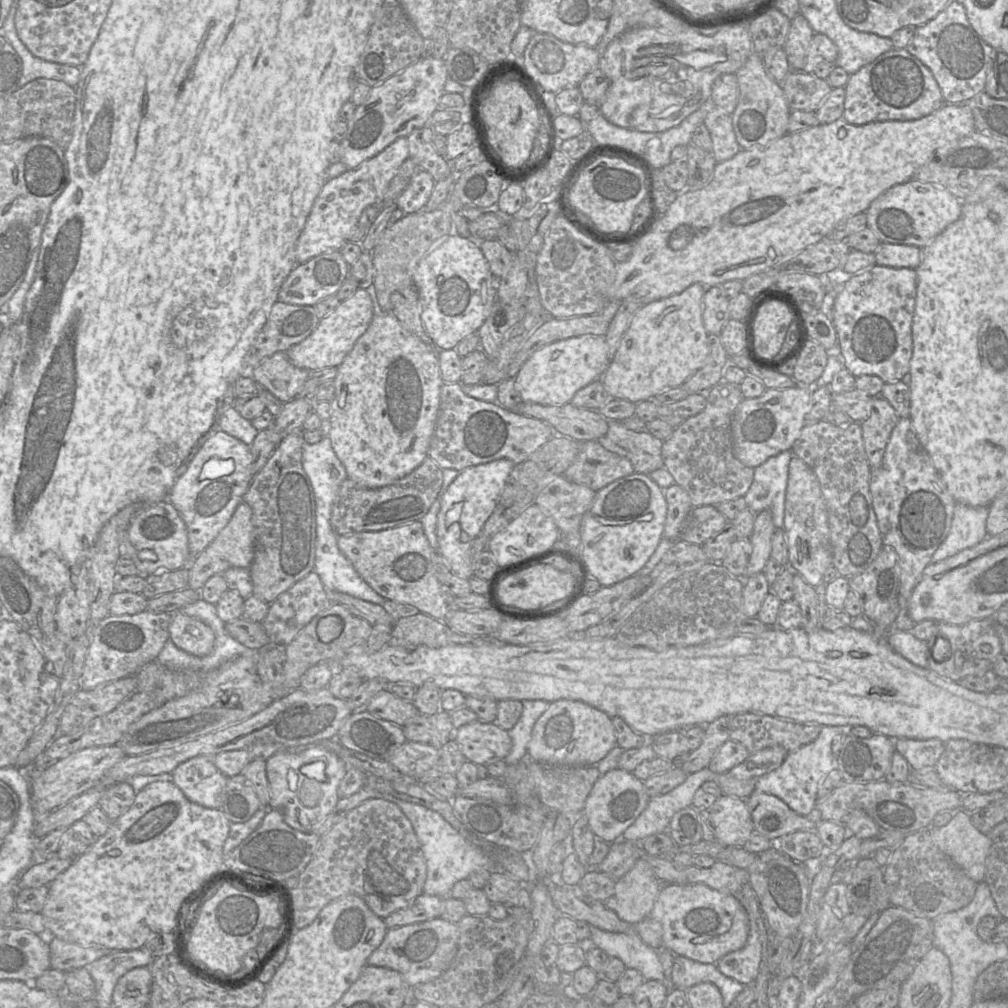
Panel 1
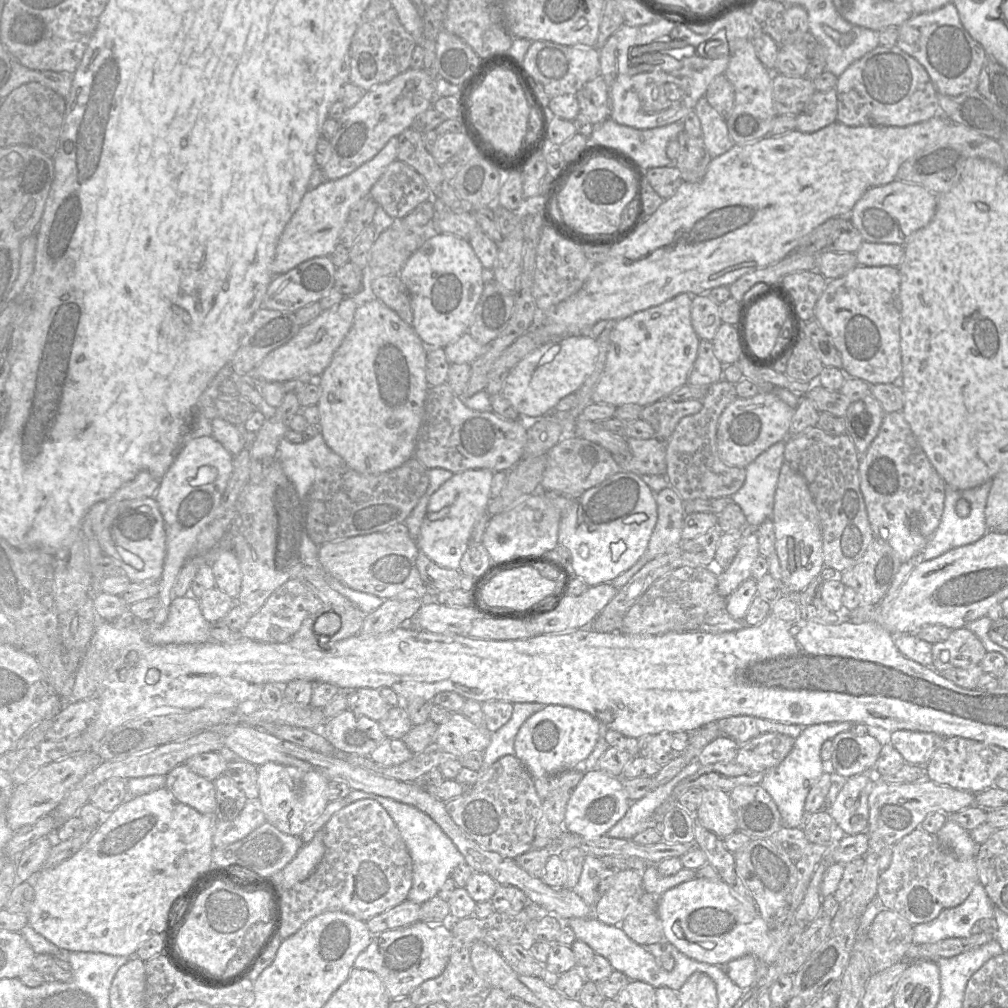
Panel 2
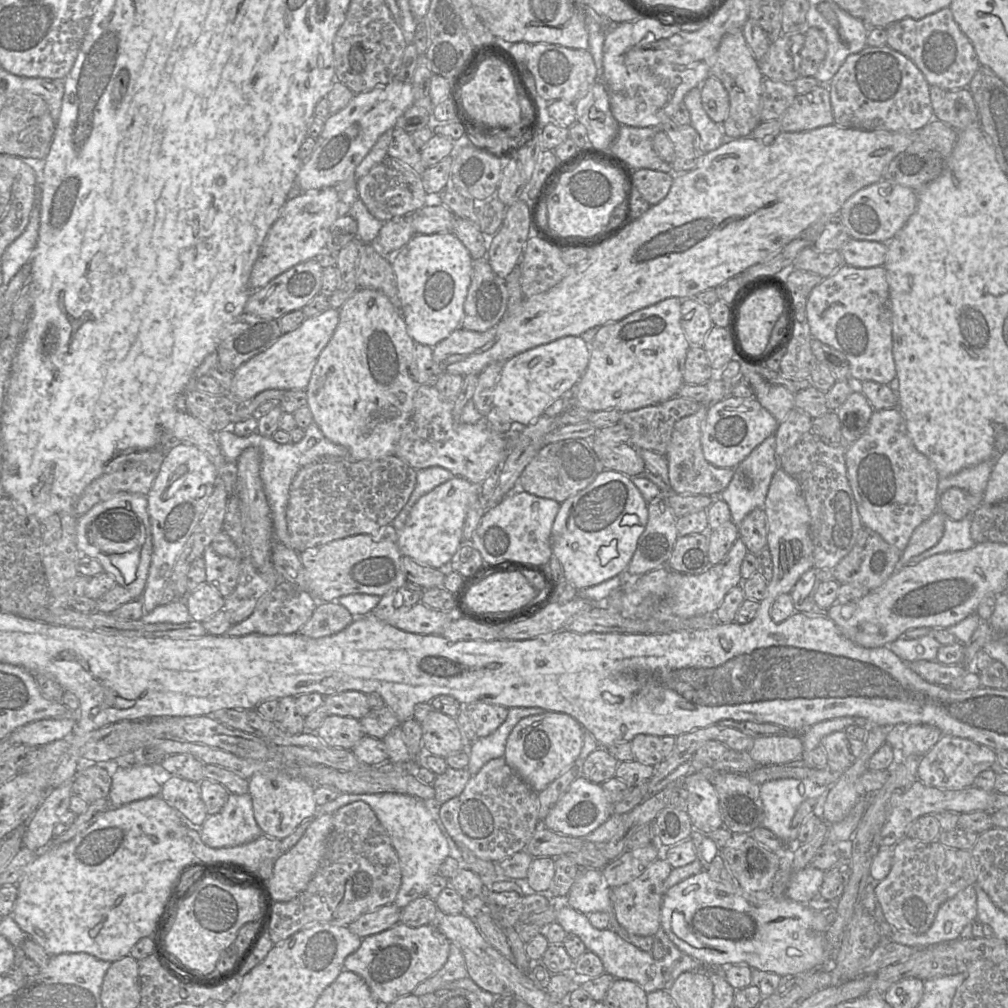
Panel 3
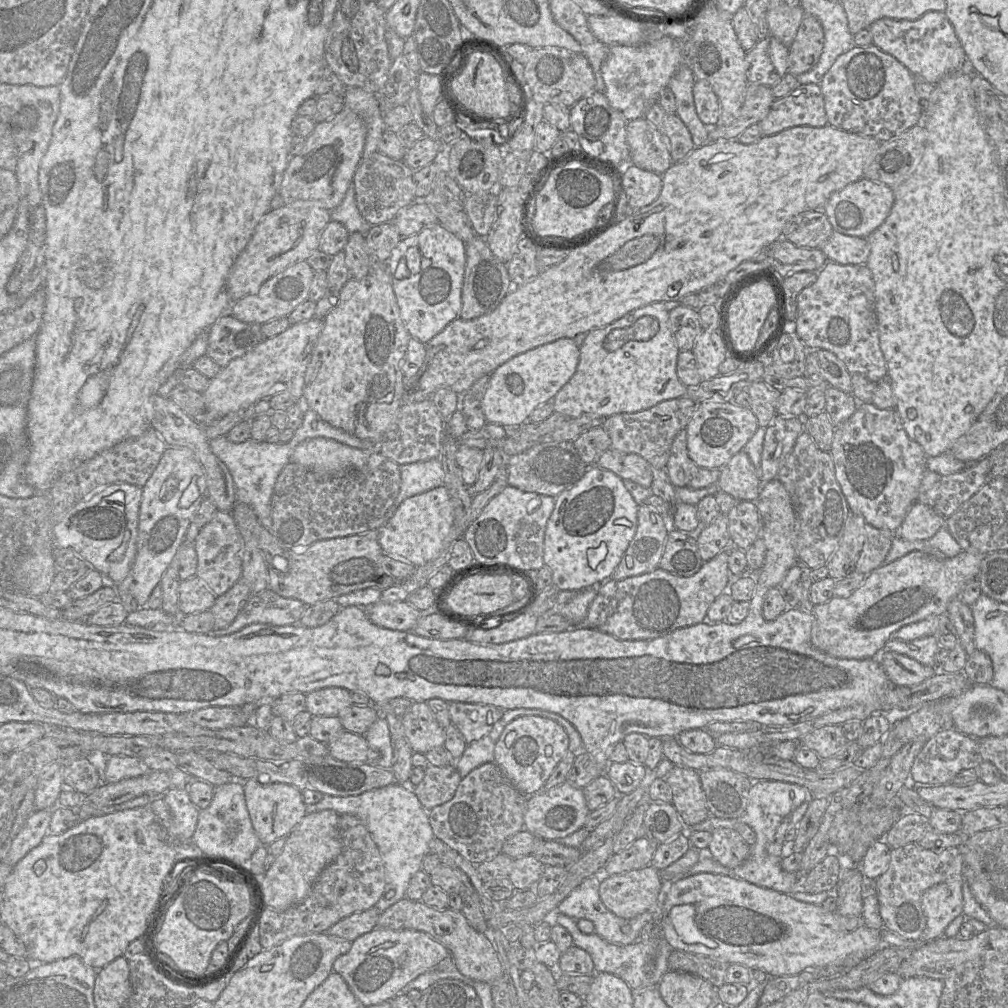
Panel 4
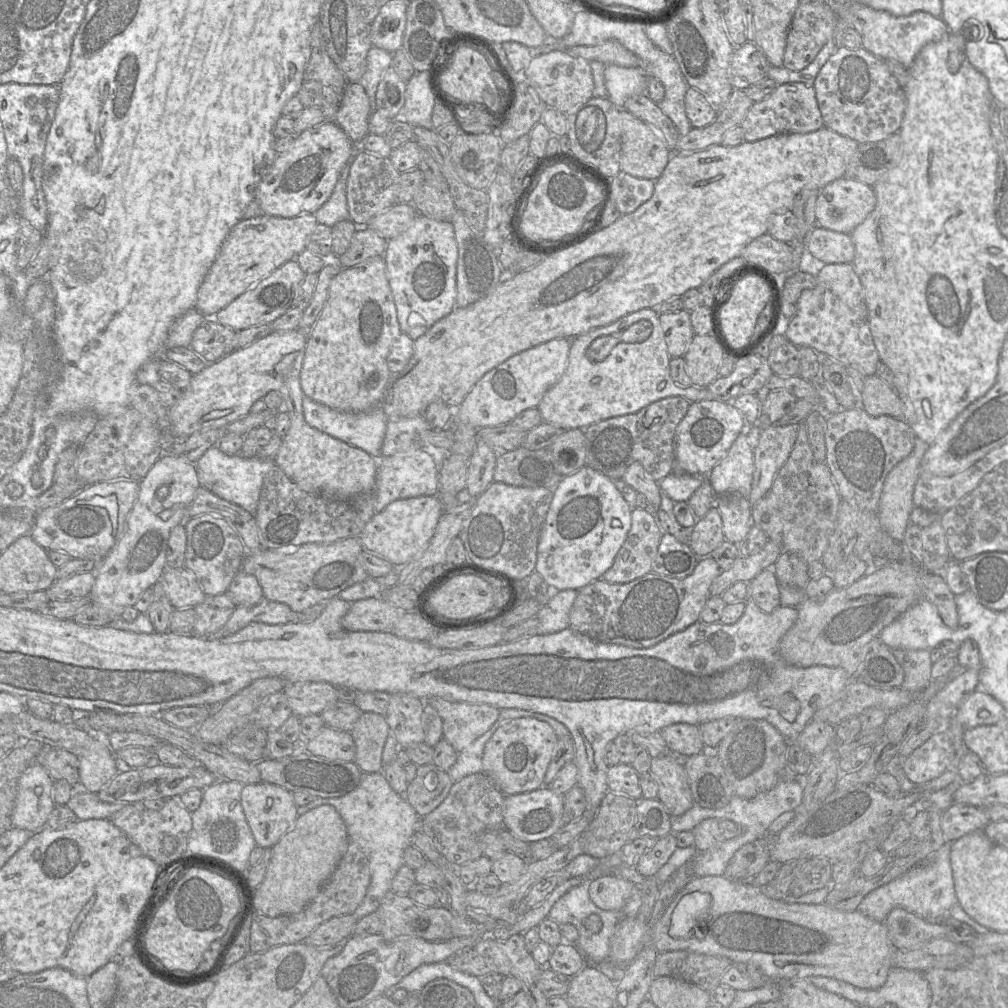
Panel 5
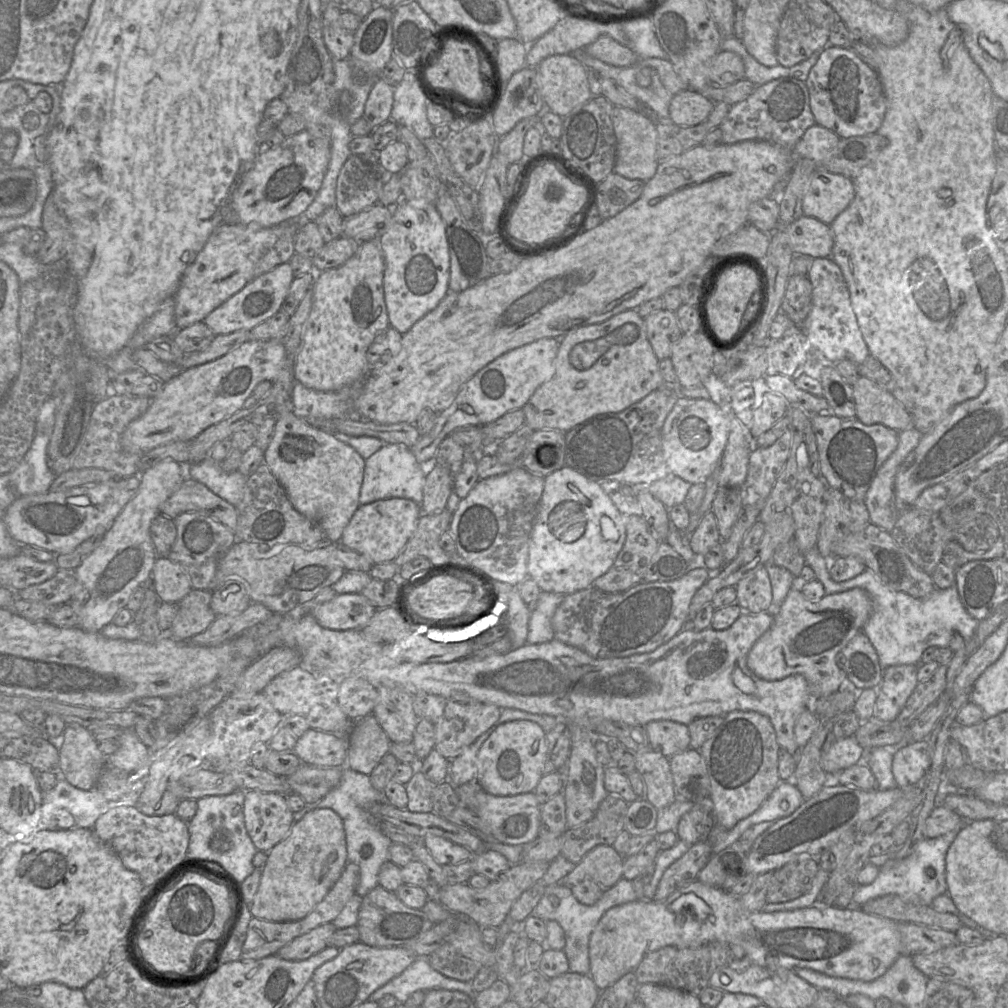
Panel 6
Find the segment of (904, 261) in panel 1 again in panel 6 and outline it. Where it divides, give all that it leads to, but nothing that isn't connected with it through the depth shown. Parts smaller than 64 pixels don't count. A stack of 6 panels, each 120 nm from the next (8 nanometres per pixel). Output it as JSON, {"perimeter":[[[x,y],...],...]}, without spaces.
{"perimeter":[[[803,215],[783,229],[786,231],[787,245],[794,254],[813,259],[831,257],[834,246],[831,225]]]}

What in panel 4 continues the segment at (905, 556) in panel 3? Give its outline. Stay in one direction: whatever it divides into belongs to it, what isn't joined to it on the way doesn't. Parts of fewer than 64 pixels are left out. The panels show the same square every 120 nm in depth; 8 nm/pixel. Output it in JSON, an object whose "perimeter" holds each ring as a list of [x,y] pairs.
{"perimeter":[[[916,502],[908,511],[899,536],[908,541],[928,540],[945,526],[946,518],[929,506]]]}

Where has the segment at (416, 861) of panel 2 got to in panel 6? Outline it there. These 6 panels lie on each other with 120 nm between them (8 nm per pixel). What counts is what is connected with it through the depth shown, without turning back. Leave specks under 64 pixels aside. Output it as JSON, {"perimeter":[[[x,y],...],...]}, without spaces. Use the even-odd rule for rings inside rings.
{"perimeter":[[[344,765],[340,783],[336,788],[318,801],[305,803],[303,809],[293,812],[294,820],[296,821],[301,819],[309,809],[330,808],[335,811],[340,816],[344,826],[347,862],[357,864],[360,868],[360,878],[355,894],[332,921],[336,929],[356,926],[363,897],[379,885],[378,875],[380,868],[385,862],[389,861],[389,847],[393,842],[380,831],[376,825],[376,818],[369,812],[369,807],[378,802],[386,802],[383,797],[383,790],[376,790],[372,786],[368,775]],[[364,845],[369,845],[372,848],[371,856],[366,859],[360,855],[360,850]]]}

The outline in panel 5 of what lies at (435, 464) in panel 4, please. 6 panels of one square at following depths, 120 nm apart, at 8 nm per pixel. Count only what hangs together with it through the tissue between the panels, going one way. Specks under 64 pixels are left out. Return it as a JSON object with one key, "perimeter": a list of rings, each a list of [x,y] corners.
{"perimeter":[[[409,449],[388,457],[379,457],[375,476],[375,513],[381,512],[391,502],[419,496],[437,496],[439,470],[430,454],[423,449]]]}

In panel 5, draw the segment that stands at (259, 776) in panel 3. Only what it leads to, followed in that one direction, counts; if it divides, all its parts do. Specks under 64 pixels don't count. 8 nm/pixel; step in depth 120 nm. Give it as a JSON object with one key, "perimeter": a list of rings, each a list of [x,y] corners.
{"perimeter":[[[260,782],[243,787],[241,803],[255,842],[262,848],[273,847],[295,824],[297,805],[292,793],[275,784]]]}

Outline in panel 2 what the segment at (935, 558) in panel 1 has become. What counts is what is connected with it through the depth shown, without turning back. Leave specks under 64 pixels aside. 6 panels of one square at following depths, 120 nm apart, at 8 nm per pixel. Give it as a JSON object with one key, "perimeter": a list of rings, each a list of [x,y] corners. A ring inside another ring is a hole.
{"perimeter":[[[992,480],[967,490],[956,490],[946,485],[944,510],[940,523],[922,551],[921,561],[936,558],[953,548],[972,544],[987,533],[985,508],[991,486]],[[961,498],[967,500],[970,505],[970,512],[964,518],[959,517],[955,510],[956,503]]]}

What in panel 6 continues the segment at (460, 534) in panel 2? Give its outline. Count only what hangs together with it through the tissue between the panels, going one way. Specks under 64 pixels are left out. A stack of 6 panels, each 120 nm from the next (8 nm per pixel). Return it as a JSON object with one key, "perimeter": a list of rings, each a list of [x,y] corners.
{"perimeter":[[[389,498],[360,505],[345,528],[340,543],[354,550],[375,565],[393,562],[416,530],[421,507],[412,500]]]}

